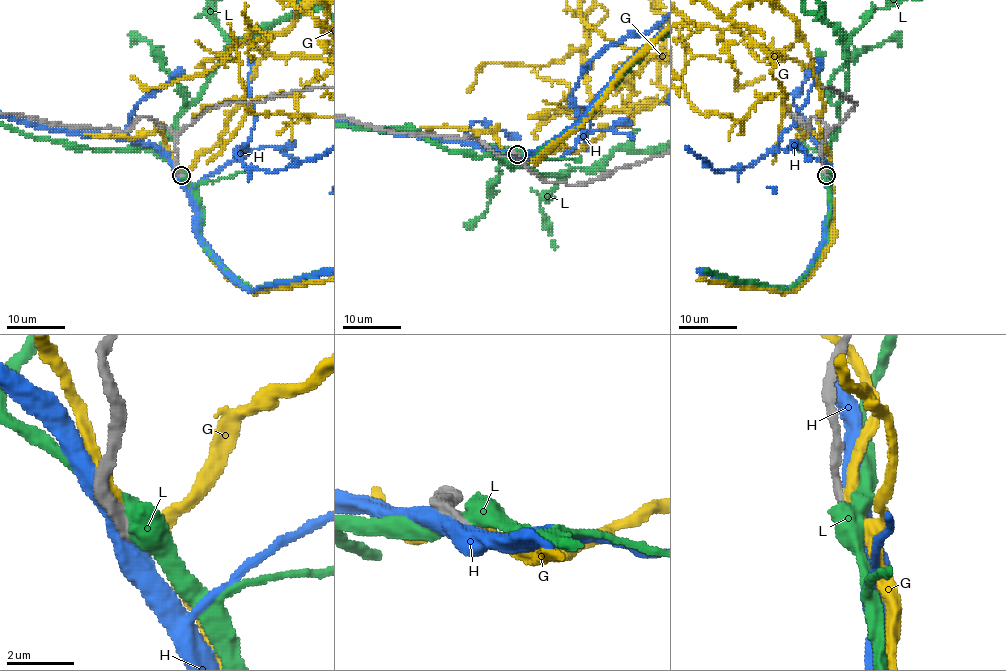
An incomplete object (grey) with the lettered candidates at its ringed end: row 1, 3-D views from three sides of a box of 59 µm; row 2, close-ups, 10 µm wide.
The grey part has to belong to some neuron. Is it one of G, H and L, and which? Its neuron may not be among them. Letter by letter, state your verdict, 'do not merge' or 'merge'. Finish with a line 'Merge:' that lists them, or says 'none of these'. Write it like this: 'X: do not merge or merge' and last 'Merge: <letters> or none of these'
G: do not merge
H: do not merge
L: do not merge
Merge: none of these

